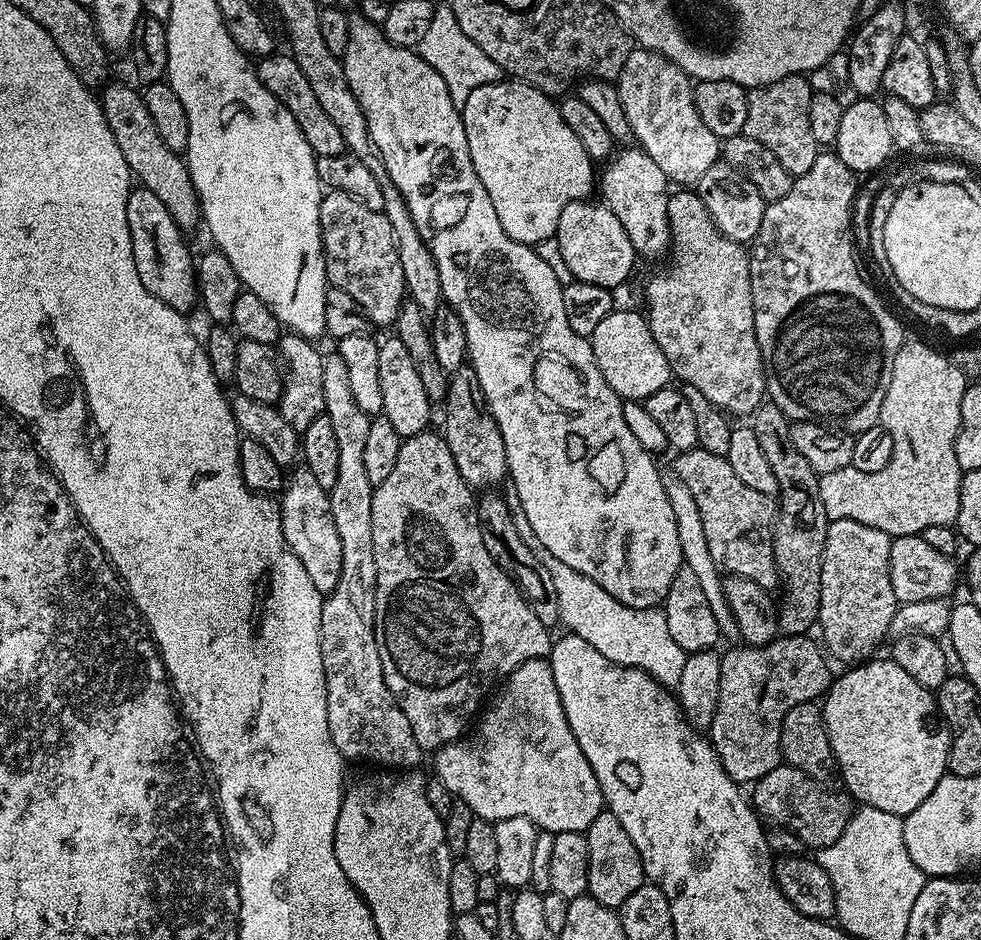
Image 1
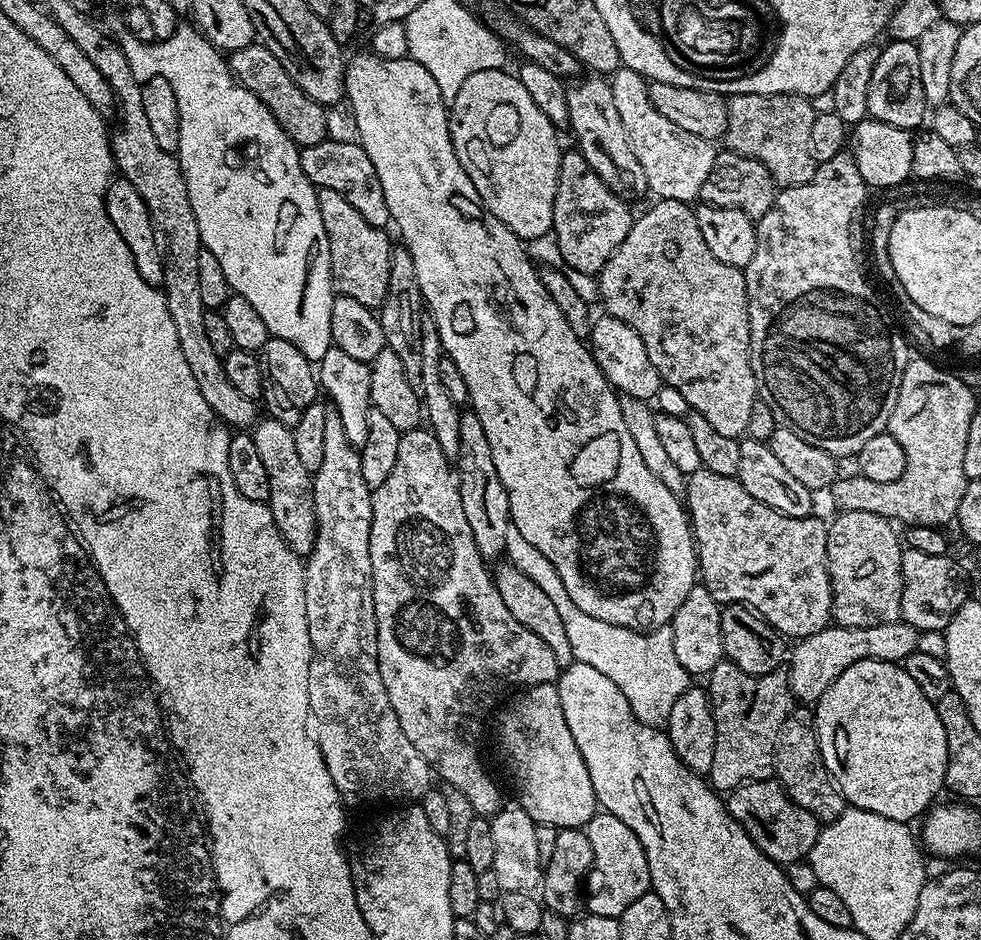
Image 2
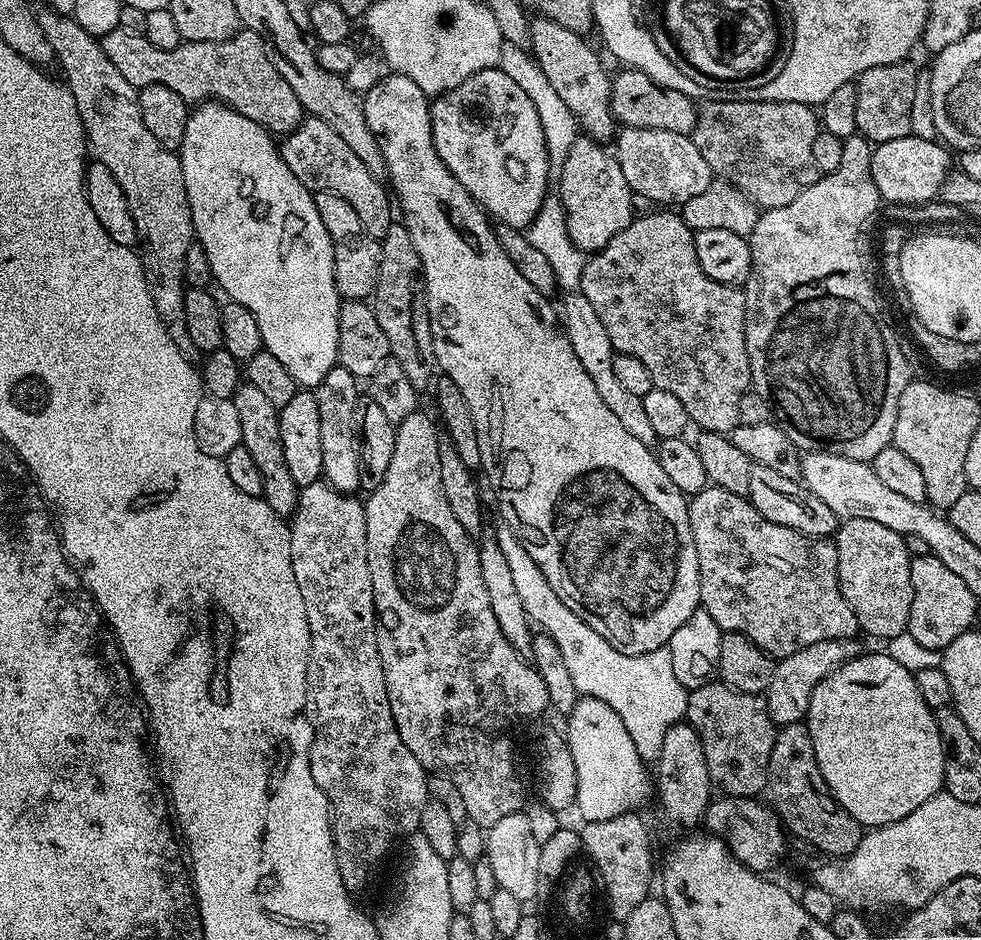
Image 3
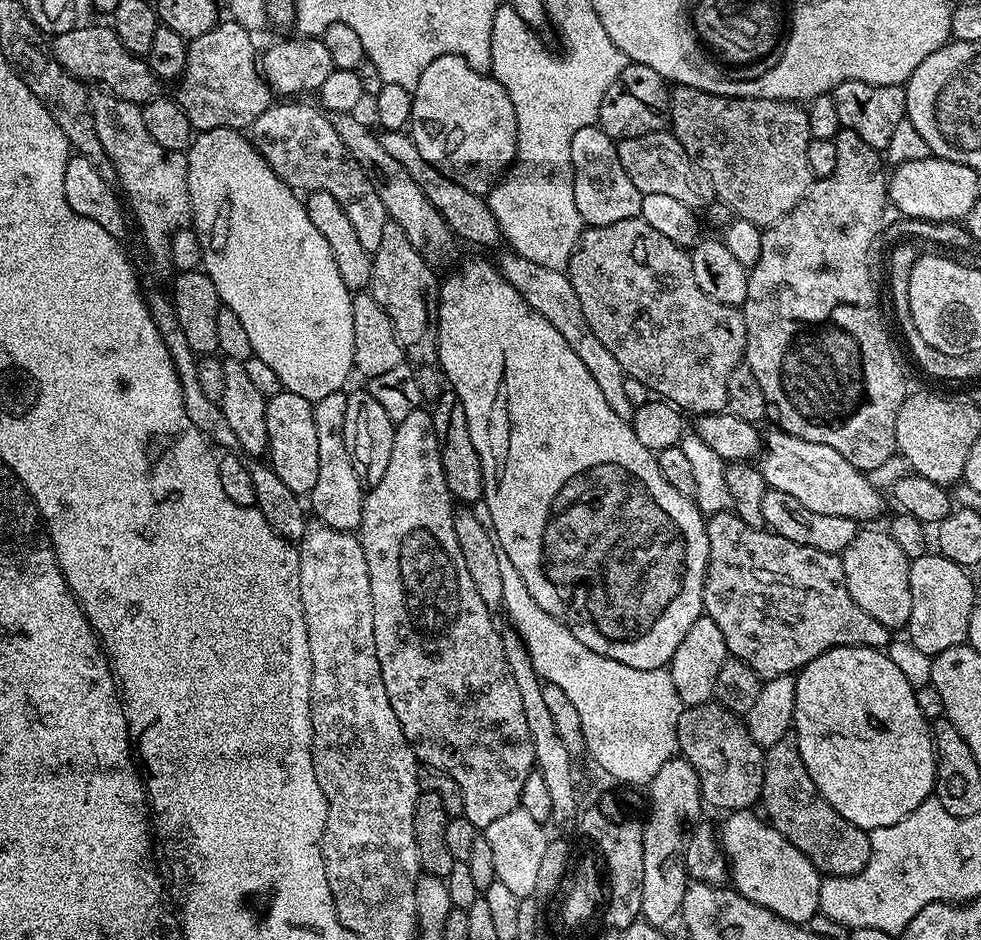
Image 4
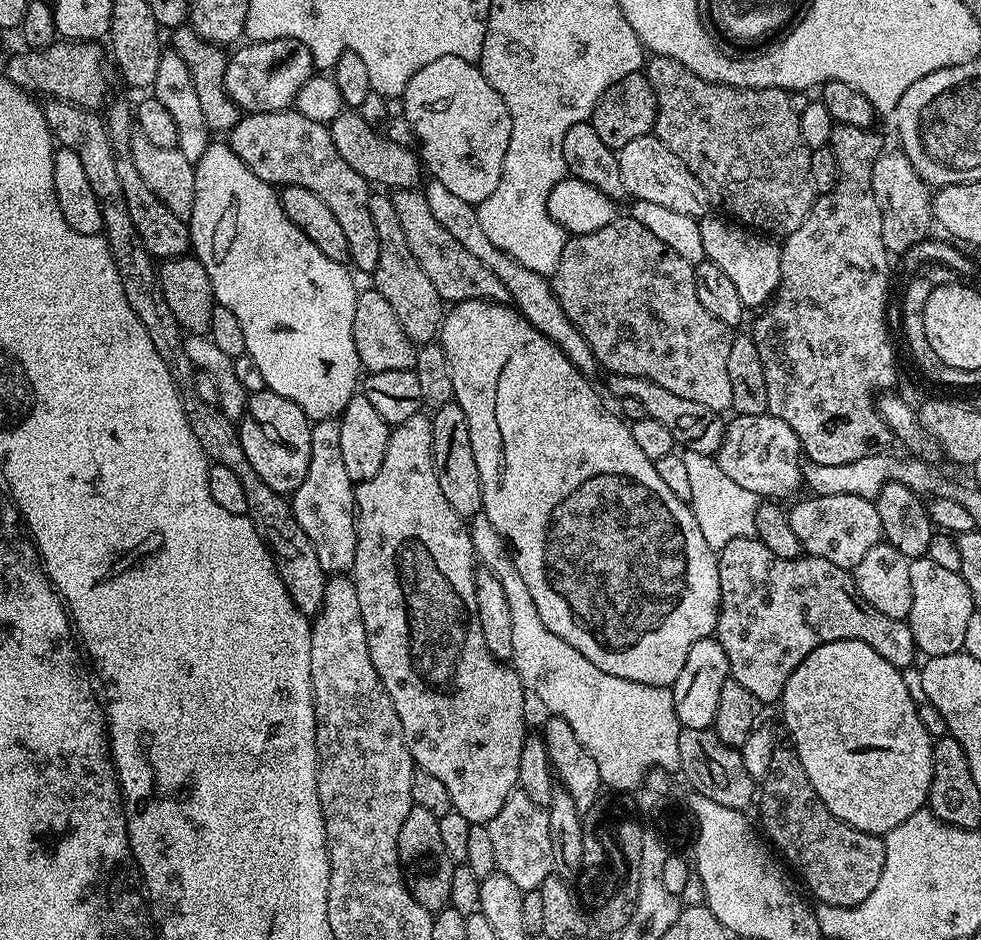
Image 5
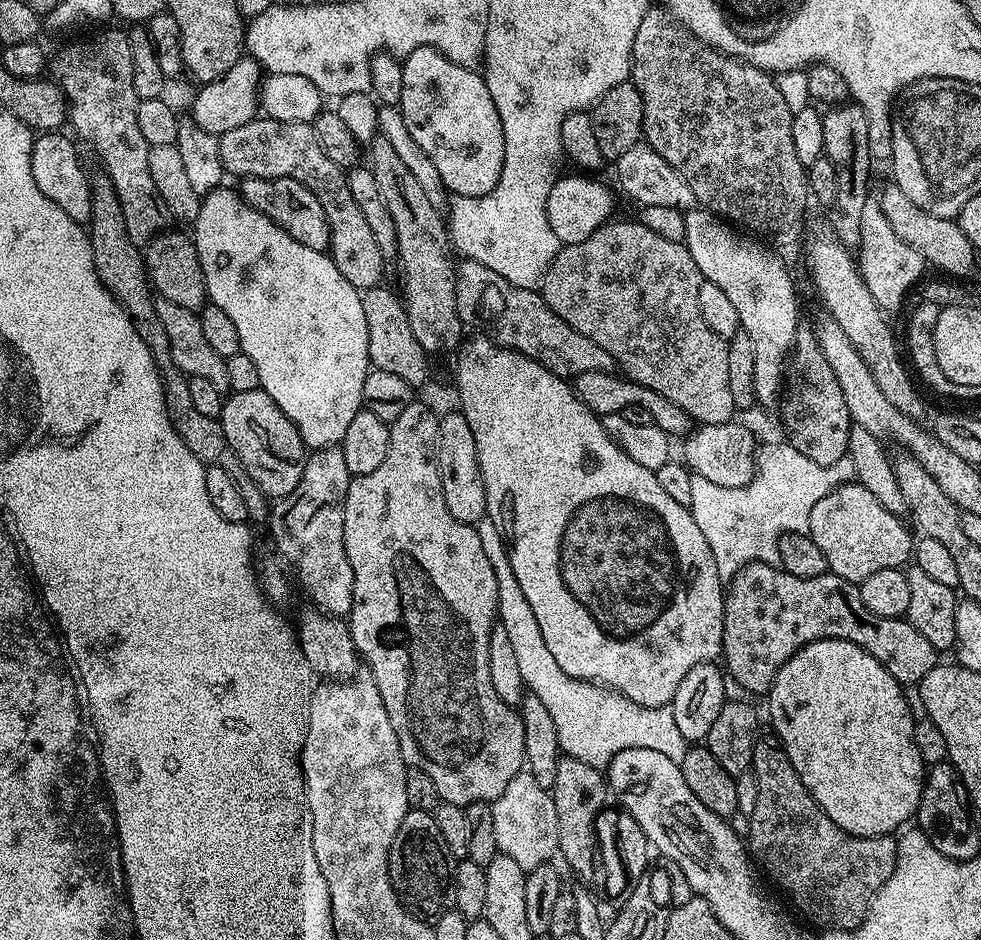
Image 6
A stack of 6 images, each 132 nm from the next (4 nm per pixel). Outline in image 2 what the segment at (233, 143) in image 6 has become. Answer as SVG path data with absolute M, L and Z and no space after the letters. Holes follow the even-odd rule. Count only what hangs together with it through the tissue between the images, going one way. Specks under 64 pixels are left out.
M329 138L300 149L300 161L302 174L306 174L317 189L338 190L338 194L342 194L342 198L346 198L346 202L350 202L370 226L389 227L392 215L390 206L386 206L386 194L382 194L382 182L378 182L378 170L374 170L374 162L370 162L366 150L358 142L352 141L351 144L348 140Z

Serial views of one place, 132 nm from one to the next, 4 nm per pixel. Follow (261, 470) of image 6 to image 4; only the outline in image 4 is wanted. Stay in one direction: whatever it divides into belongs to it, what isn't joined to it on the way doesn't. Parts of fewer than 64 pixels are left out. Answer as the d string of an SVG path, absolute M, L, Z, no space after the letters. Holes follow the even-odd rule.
M285 392L267 397L266 434L268 435L267 463L290 486L297 496L307 497L318 482L318 438L314 427L313 401L302 398L302 394Z

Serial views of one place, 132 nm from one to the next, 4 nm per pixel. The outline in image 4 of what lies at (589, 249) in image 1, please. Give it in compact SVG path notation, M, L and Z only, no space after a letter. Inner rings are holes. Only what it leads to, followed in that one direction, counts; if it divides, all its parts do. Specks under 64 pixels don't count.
M596 124L578 130L574 134L574 142L570 142L574 206L578 206L578 214L582 214L585 225L593 228L637 219L642 210L644 193L638 190L638 186L634 186L634 182L630 182L630 174L622 170L616 145L617 141L611 140Z

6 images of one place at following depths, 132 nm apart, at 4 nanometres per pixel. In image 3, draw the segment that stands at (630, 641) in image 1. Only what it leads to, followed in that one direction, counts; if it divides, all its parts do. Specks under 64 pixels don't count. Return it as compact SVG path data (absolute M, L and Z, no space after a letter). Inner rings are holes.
M503 522L497 525L494 538L498 546L502 546L506 566L510 566L510 575L514 578L514 587L522 597L522 606L533 625L543 635L554 638L554 642L558 642L558 650L562 650L562 662L566 662L566 667L570 670L570 678L574 678L577 693L580 696L593 696L606 702L606 706L610 706L610 710L614 710L614 714L622 718L626 730L630 730L630 738L634 738L634 746L640 757L646 762L659 761L662 738L666 738L666 730L670 730L670 726L681 723L685 719L684 711L688 705L689 694L689 689L684 688L682 682L678 682L678 677L674 675L674 665L670 663L668 647L633 656L622 654L622 650L614 650L614 646L610 646L610 642L606 642L602 634L590 630L590 626L586 626L586 622L582 622L582 618L578 618L578 614L574 614L574 610L570 610L570 606L566 606L566 602L562 602L562 598L554 594L554 586L546 582L546 574L542 574L542 570L538 570L538 562L534 562L534 558L526 554L524 543L516 537L514 530L510 530L510 526Z

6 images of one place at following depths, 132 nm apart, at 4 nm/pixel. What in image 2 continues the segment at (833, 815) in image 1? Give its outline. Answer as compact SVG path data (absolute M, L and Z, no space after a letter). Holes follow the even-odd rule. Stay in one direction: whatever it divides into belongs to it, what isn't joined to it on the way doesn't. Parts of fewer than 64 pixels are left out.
M769 778L755 780L743 784L740 788L733 788L727 793L726 803L728 812L750 834L754 846L762 850L775 864L787 866L803 861L818 838L822 824L802 806L798 806L784 793L779 780Z

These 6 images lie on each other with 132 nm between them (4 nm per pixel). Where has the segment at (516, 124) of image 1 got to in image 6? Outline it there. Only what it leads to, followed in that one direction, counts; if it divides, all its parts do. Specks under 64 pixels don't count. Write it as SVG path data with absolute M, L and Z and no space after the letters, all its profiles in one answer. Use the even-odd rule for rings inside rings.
M419 48L403 57L404 69L400 72L400 101L398 107L414 142L426 150L426 158L434 162L445 189L452 196L481 196L498 182L504 161L504 123L486 90L486 82L479 71L458 66L436 48Z

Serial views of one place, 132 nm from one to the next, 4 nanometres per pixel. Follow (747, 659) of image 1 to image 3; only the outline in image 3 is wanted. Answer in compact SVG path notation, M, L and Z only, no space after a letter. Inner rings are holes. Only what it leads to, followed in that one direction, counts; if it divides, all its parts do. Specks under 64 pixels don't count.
M709 682L689 691L684 714L702 740L713 785L726 796L759 797L768 786L768 759L778 731L763 695L735 692L726 683Z

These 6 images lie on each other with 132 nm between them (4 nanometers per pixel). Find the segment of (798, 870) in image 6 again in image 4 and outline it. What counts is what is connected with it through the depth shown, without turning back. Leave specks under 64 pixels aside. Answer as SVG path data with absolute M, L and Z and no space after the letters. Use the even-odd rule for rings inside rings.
M785 738L774 742L764 753L764 781L762 782L762 805L768 813L766 819L778 830L825 877L857 876L870 862L870 838L863 828L854 826L814 786L814 778L810 778L810 770L806 770L806 762L802 762L802 754L798 754L795 739Z

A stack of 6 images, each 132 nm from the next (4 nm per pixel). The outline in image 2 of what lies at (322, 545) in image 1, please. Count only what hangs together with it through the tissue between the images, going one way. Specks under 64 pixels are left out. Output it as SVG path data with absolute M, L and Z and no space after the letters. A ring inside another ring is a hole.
M260 418L252 425L250 431L254 438L254 447L258 450L258 455L262 457L262 462L266 465L266 474L270 477L270 498L266 502L268 509L274 514L274 522L284 535L284 540L290 546L290 550L294 550L297 556L306 558L316 546L316 510L312 497L313 473L308 472L305 464L298 458L291 428L271 418Z

